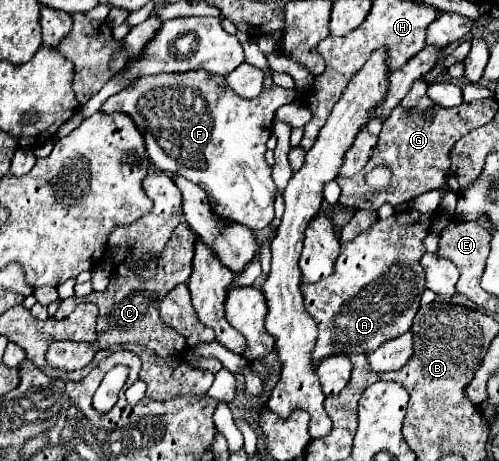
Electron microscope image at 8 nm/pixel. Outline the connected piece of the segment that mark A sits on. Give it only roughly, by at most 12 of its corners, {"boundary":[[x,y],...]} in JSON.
{"boundary":[[426,217],[378,219],[302,285],[314,365],[406,333]]}

